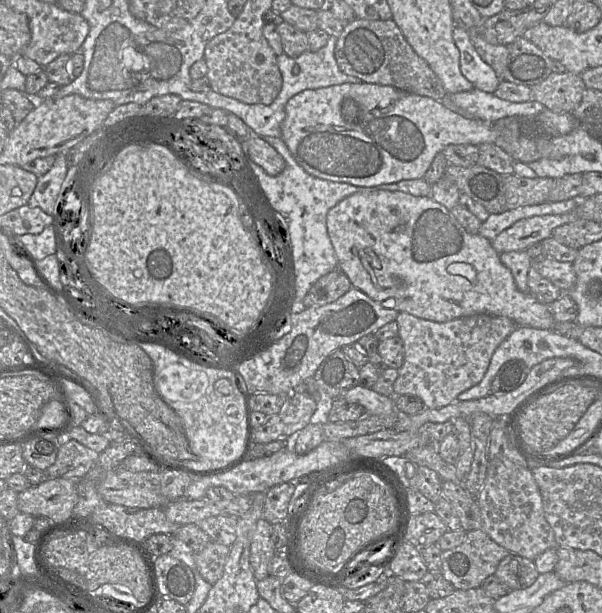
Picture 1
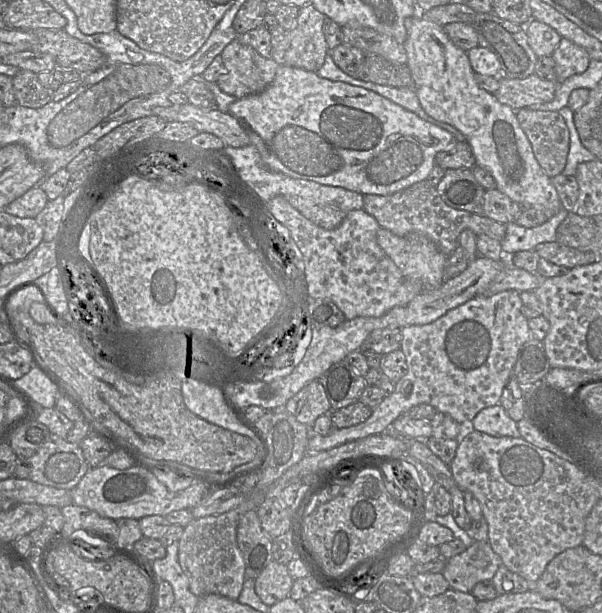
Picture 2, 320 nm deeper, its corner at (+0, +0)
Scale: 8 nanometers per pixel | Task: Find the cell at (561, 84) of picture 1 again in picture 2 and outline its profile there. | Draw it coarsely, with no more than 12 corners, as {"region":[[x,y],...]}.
{"region":[[500,78],[493,95],[514,111],[552,101],[555,81]]}

